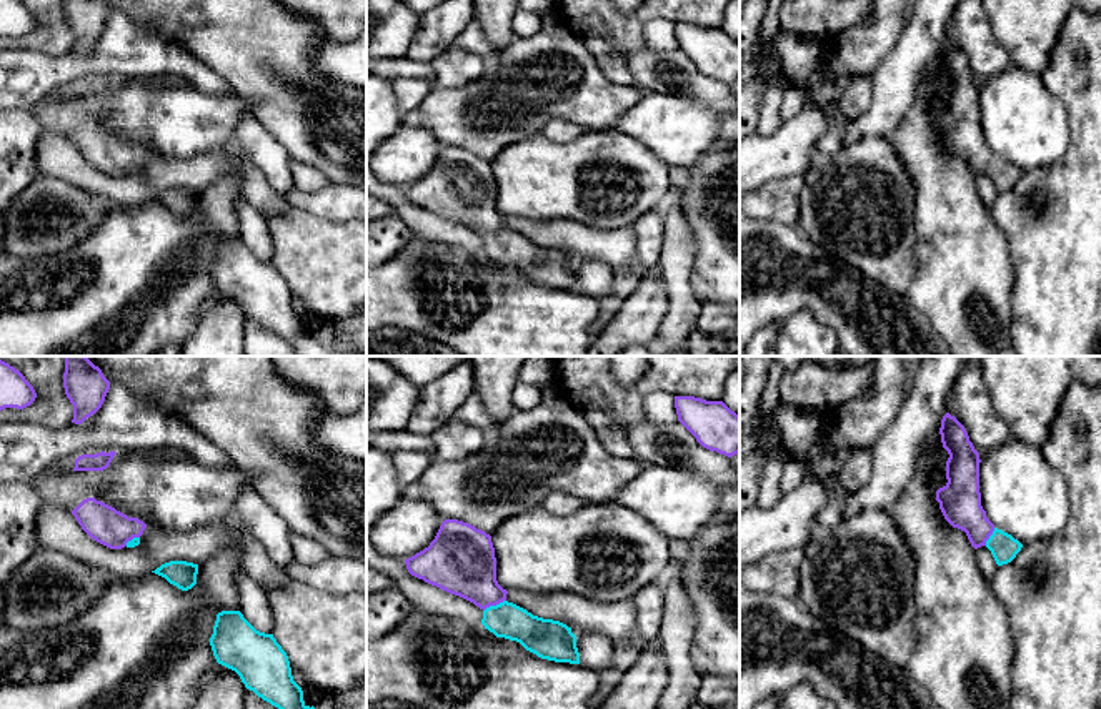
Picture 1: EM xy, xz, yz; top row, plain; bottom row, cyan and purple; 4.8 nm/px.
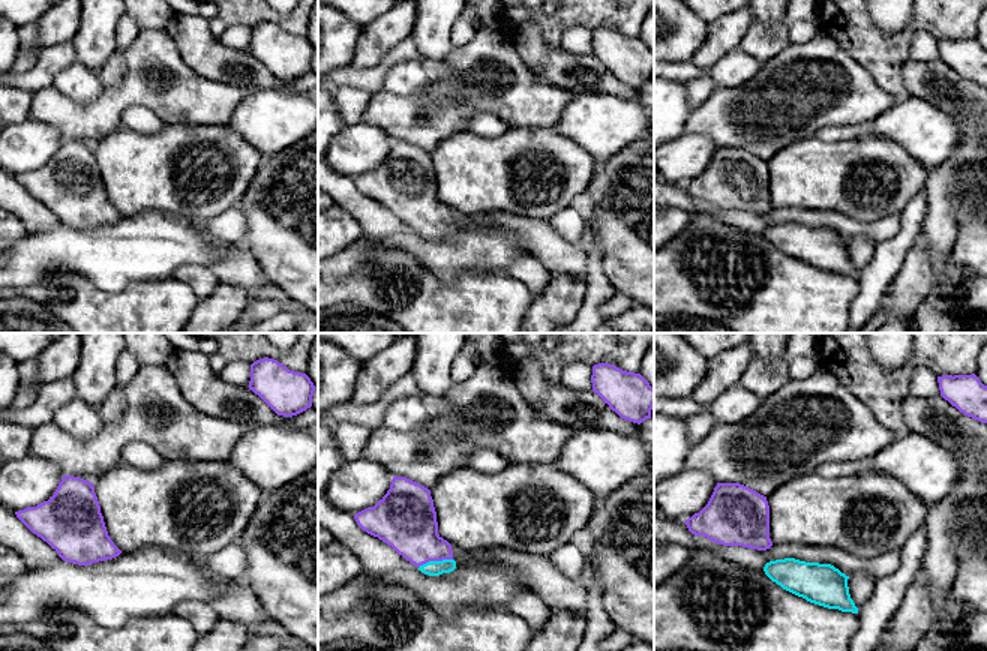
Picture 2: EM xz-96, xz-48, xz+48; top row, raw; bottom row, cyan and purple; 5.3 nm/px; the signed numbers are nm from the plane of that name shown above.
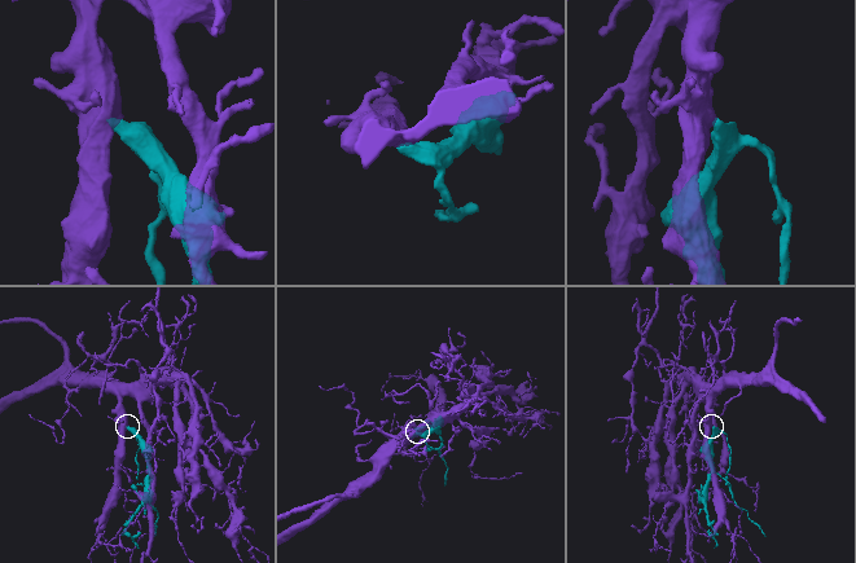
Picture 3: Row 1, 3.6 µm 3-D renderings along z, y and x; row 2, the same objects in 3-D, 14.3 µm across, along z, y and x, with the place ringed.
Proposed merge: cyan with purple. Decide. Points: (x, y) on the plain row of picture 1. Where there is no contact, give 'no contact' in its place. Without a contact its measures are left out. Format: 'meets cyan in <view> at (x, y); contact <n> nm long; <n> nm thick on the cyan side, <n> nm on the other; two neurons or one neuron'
meets cyan in xz at (493, 233); contact 130 nm long; 170 nm thick on the cyan side, 300 nm on the other; one neuron

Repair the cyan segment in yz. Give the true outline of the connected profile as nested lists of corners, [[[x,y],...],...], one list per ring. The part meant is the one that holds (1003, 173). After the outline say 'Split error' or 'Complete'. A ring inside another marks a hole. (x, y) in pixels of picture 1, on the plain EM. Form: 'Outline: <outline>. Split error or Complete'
Outline: [[[949,40],[941,47],[941,70],[948,78],[948,110],[936,118],[936,128],[944,146],[966,160],[974,176],[986,173],[996,191],[1011,190],[1023,171],[1011,161],[998,156],[981,133],[979,80],[974,77],[964,53]]]. Split error

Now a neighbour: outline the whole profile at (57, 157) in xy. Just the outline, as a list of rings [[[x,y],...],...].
[[[40,131],[35,160],[38,175],[65,180],[115,205],[132,208],[170,188],[203,191],[232,173],[242,178],[243,198],[263,218],[281,215],[291,206],[270,186],[260,168],[250,160],[235,158],[228,151],[205,153],[188,160],[165,160],[147,153],[138,173],[110,176],[92,166],[72,140]]]

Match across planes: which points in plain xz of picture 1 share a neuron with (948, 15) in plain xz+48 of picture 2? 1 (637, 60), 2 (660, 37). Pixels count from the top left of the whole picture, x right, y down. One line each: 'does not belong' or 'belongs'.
1: does not belong
2: does not belong

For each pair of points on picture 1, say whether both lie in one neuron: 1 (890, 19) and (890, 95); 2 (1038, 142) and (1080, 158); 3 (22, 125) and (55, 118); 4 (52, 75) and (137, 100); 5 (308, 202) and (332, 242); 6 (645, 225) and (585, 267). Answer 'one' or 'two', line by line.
1: two
2: two
3: two
4: two
5: two
6: two

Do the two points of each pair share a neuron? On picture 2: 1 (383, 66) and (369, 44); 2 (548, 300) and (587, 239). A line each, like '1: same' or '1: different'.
1: different
2: different

